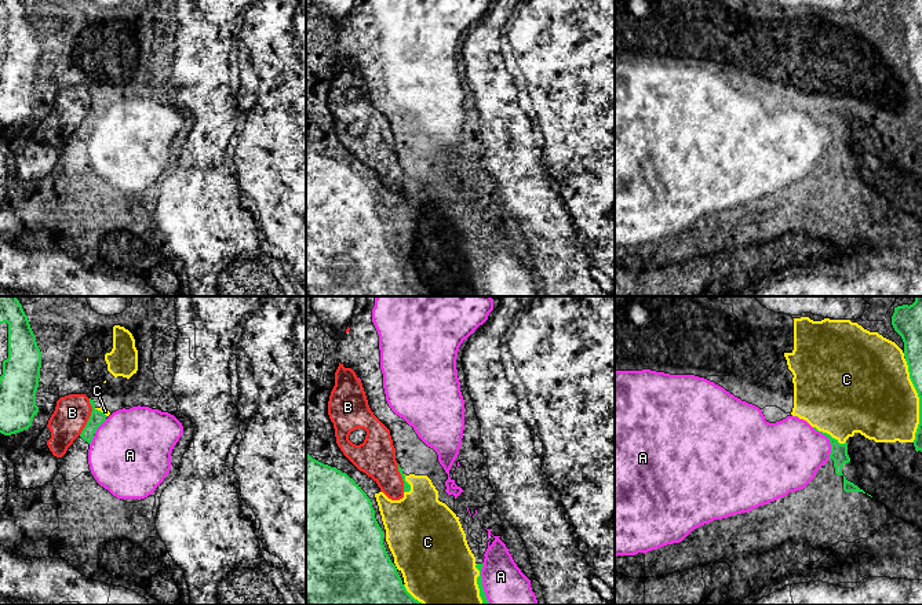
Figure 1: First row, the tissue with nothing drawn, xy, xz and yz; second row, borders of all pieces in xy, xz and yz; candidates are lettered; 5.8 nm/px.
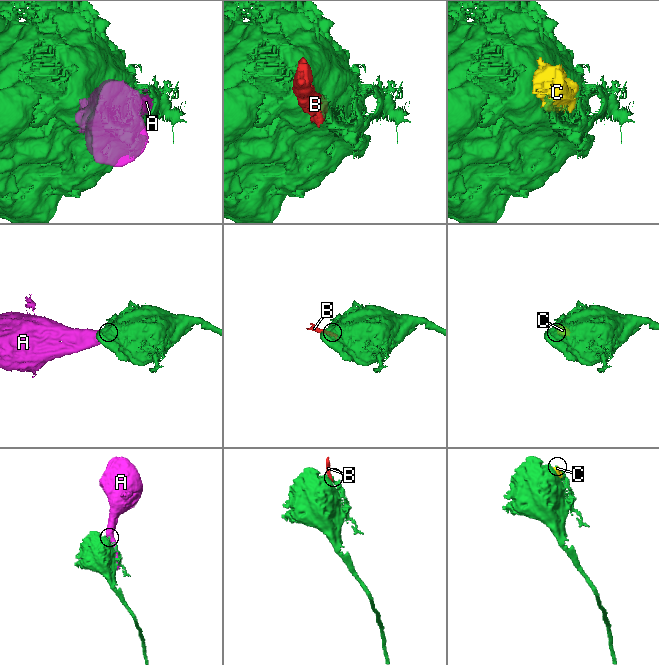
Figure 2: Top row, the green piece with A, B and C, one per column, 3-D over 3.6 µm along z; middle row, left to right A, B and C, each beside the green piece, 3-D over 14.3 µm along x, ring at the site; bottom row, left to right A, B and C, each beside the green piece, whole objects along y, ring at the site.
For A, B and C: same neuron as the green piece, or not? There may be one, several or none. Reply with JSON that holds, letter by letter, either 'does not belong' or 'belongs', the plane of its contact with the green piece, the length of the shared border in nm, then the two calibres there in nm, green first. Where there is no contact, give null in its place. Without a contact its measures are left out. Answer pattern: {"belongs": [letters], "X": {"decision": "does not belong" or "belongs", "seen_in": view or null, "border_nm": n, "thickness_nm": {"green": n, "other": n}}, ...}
{"belongs": [], "A": {"decision": "does not belong", "seen_in": "yz", "border_nm": 220, "thickness_nm": {"green": 100, "other": 380}}, "B": {"decision": "does not belong", "seen_in": "xy", "border_nm": 220, "thickness_nm": {"green": 90, "other": 200}}, "C": {"decision": "does not belong", "seen_in": "yz", "border_nm": 220, "thickness_nm": {"green": 100, "other": 500}}}

